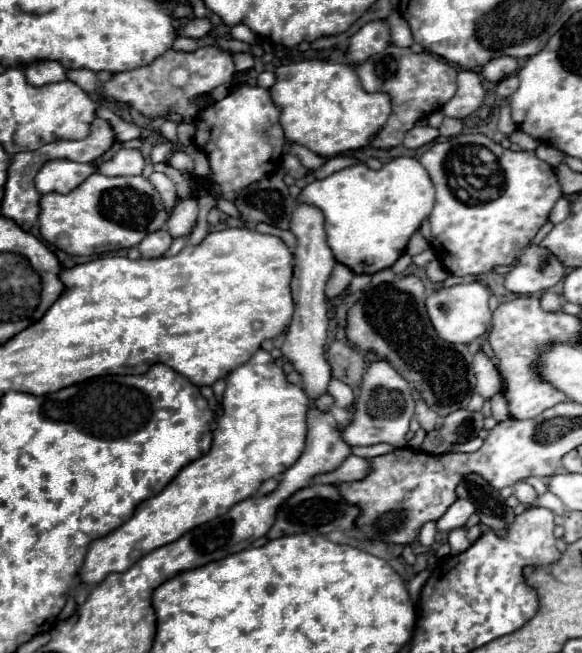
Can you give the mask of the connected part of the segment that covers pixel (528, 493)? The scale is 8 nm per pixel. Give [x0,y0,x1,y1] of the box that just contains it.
[514,481,536,503]

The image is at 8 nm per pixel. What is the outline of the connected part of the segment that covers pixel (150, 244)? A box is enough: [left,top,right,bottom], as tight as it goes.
[138,229,172,259]

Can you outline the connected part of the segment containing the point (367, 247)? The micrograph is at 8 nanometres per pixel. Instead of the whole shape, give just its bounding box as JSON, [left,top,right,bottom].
[298,157,434,275]

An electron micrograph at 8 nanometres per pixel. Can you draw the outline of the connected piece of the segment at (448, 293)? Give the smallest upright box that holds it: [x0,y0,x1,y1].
[426,281,492,345]

